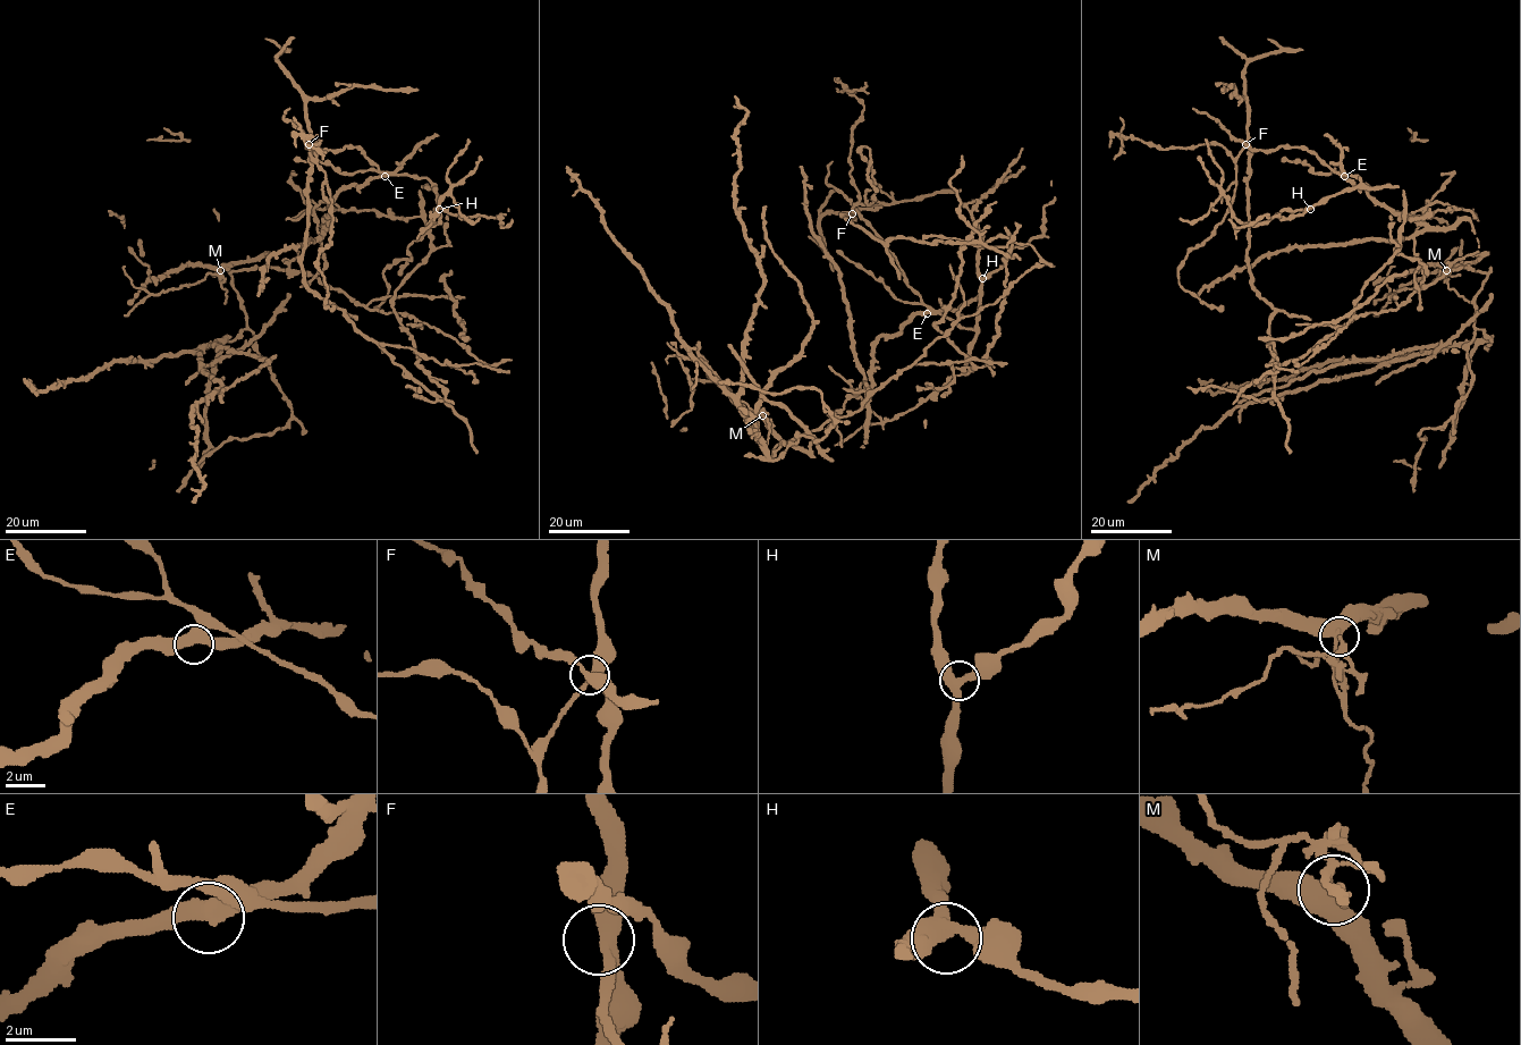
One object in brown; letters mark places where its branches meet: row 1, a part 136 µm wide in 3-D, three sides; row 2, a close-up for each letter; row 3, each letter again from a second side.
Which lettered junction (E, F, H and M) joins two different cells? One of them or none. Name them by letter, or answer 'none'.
M

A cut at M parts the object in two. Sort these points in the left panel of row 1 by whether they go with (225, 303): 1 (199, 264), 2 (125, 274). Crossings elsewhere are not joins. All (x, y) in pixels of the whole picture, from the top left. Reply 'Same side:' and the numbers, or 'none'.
Same side: 2

